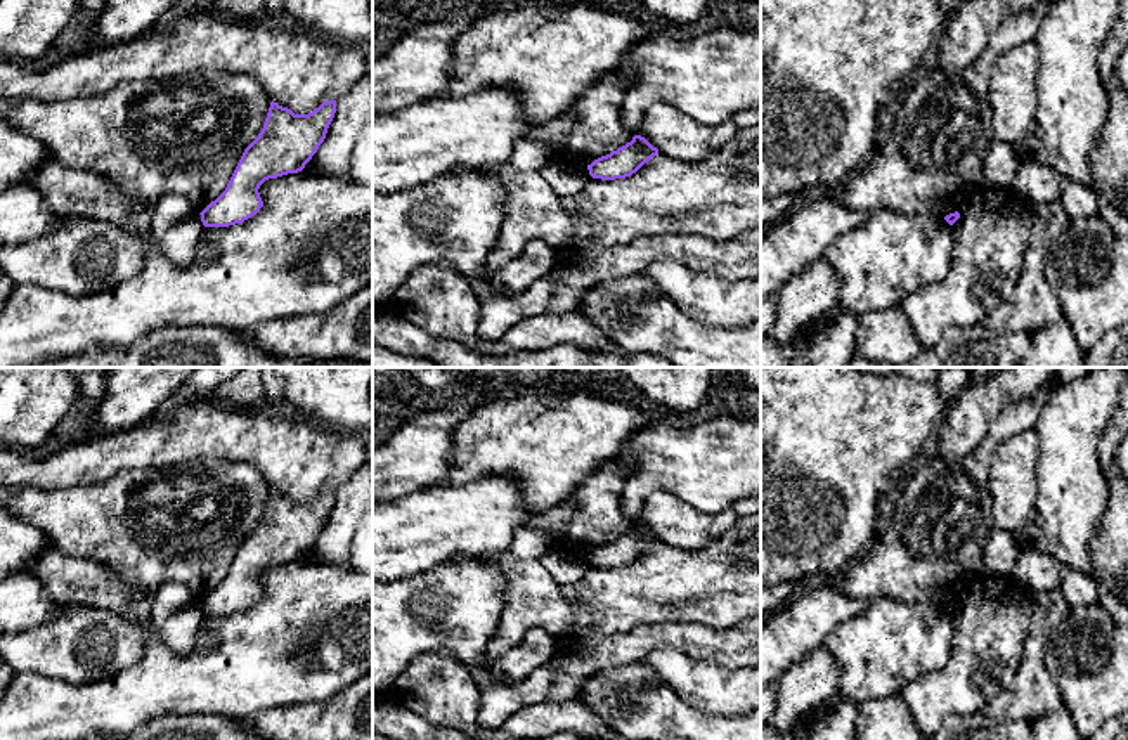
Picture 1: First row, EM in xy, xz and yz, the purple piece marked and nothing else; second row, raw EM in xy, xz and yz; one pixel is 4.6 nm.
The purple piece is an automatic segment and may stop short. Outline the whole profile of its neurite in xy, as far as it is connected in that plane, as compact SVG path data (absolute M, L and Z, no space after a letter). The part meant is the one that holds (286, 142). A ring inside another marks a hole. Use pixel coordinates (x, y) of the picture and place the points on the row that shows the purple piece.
M326 101L308 114L270 102L258 137L244 149L225 191L199 215L204 227L243 224L260 211L260 185L269 179L298 173L324 142L336 113Z

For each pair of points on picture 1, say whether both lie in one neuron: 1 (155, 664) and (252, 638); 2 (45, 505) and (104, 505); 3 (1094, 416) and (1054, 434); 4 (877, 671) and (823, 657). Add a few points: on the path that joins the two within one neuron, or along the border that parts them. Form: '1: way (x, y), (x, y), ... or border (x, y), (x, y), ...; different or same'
1: way (179, 664), (219, 664), (227, 657); same
2: way (59, 505), (90, 505); same
3: way (1083, 416), (1078, 416), (1064, 430); same
4: border (823, 645), (837, 664), (839, 692); different

